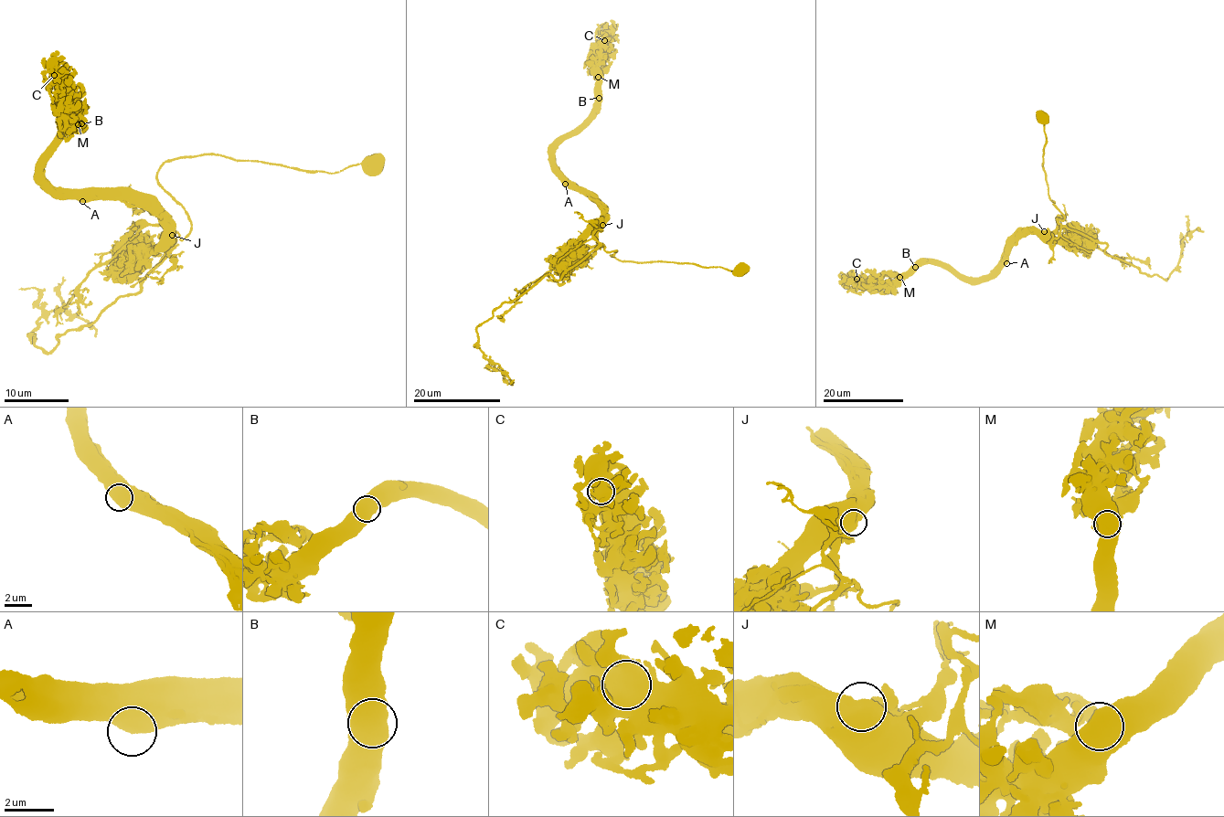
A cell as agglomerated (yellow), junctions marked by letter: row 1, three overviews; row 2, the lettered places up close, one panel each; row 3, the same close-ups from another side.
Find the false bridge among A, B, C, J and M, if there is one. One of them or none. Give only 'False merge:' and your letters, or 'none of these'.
False merge: J

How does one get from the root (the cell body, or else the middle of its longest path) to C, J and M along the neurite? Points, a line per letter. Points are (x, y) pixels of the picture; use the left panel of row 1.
C: (372, 162), (166, 162), (157, 184), (191, 224), (164, 240), (150, 208), (42, 174), (79, 127), (54, 75)
J: (372, 162), (331, 174), (166, 162), (157, 184), (191, 224), (172, 235)
M: (372, 162), (166, 162), (157, 184), (191, 224), (166, 240), (150, 208), (49, 184), (78, 124)

